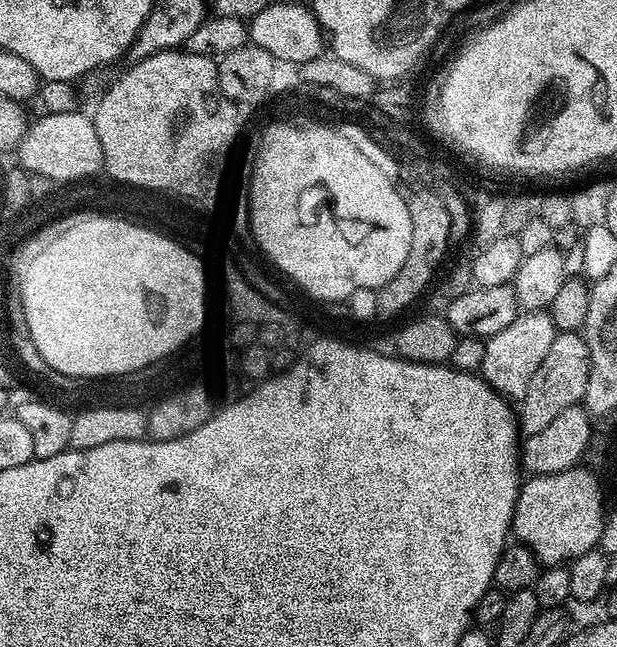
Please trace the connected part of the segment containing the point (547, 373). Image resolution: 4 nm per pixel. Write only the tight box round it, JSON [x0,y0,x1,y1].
[518,332,590,437]

